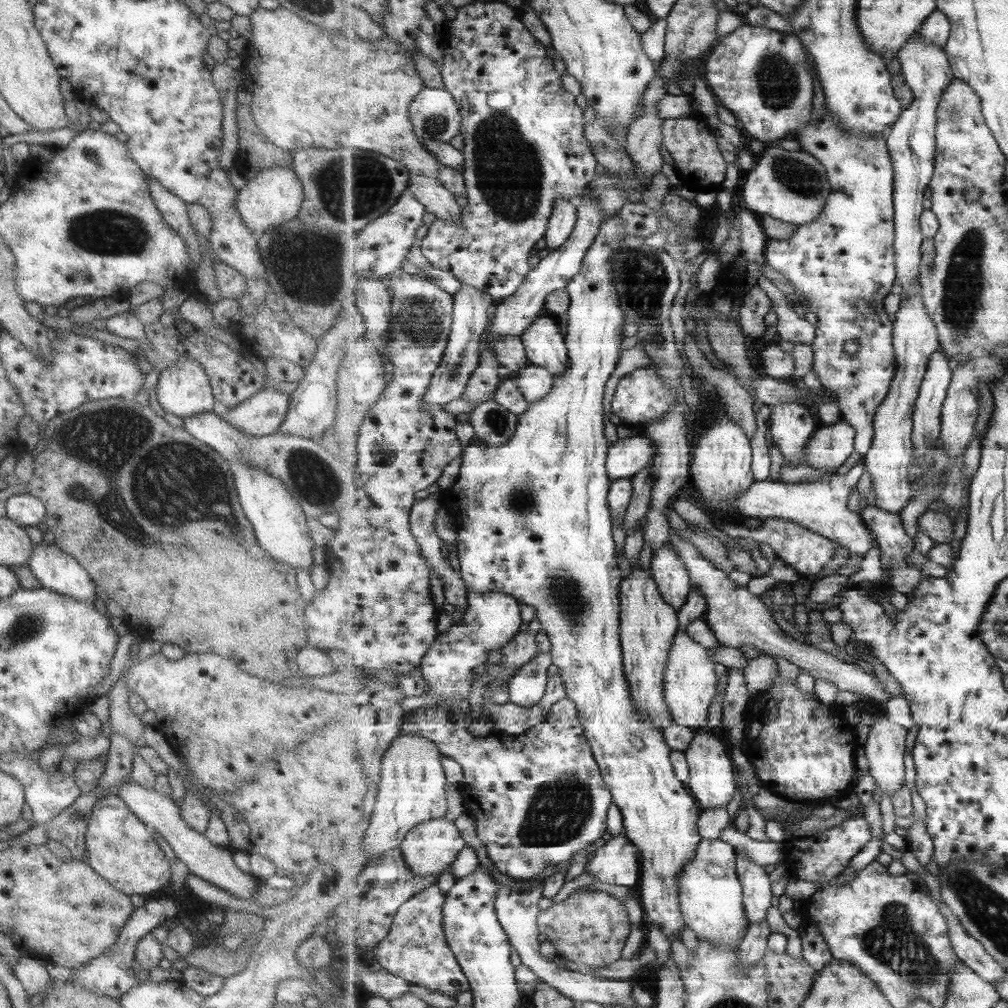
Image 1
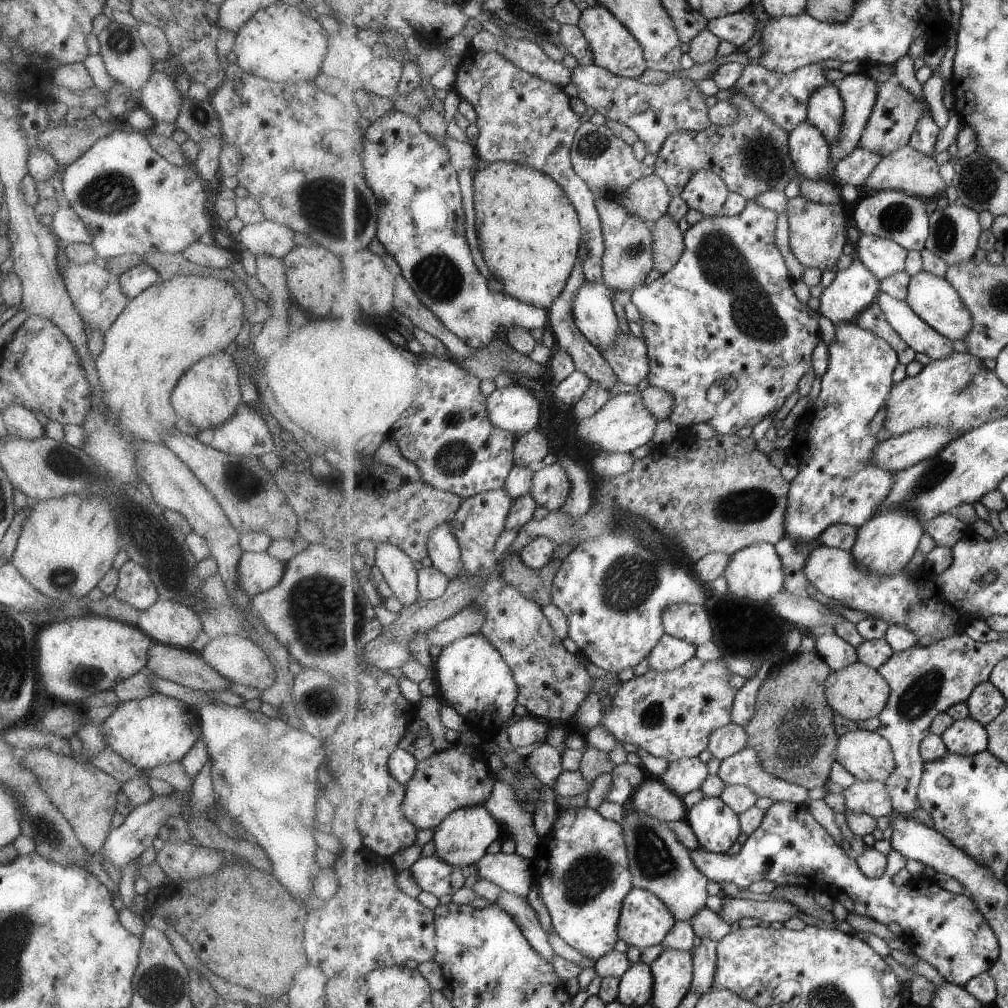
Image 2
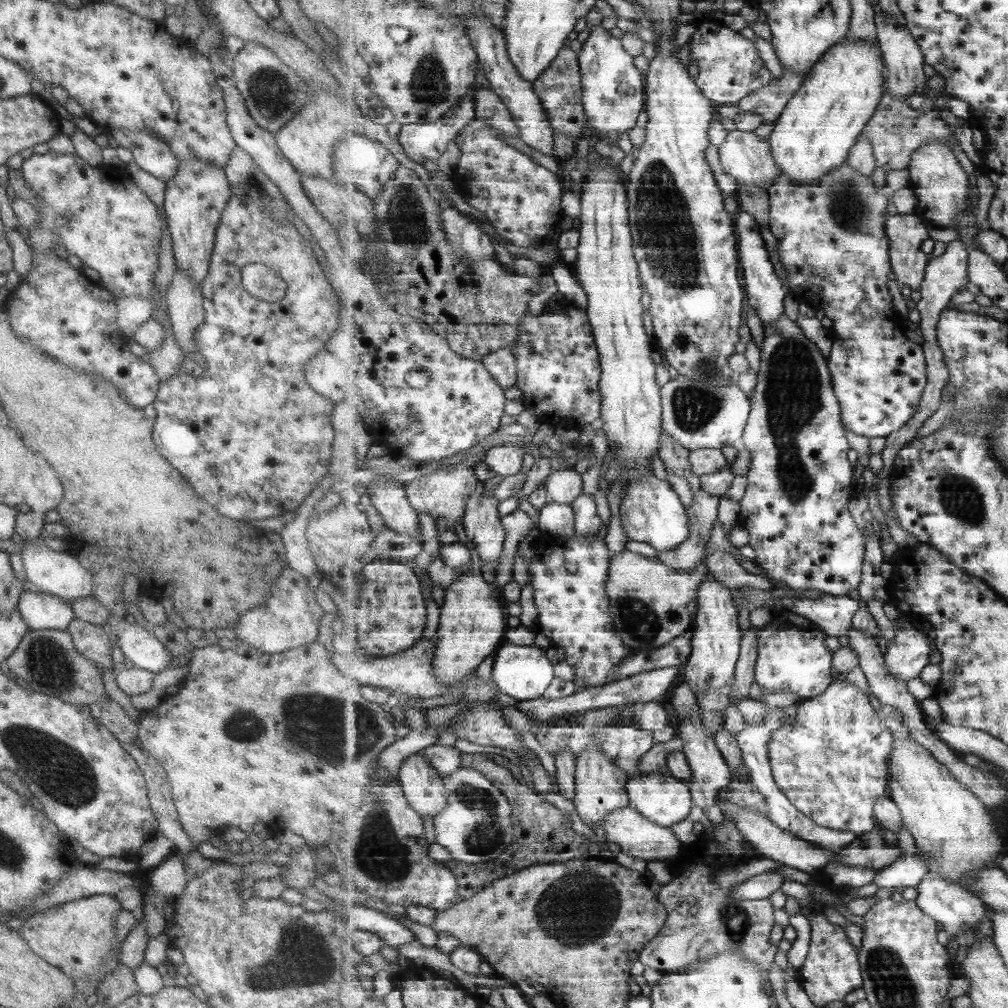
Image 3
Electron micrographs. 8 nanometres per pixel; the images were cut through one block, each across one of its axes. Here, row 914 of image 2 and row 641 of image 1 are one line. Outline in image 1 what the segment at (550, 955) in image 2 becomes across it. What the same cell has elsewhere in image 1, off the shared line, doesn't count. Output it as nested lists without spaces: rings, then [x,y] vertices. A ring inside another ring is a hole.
[[[521,631],[505,648],[501,650],[503,667],[523,667],[539,654],[536,632]]]

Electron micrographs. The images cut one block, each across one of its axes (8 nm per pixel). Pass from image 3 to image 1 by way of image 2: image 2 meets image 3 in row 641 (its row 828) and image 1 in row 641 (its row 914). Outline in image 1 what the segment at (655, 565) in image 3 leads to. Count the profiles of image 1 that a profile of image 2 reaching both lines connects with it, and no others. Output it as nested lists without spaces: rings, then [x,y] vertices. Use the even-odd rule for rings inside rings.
[[[679,630],[665,671],[665,696],[676,724],[696,731],[707,726],[709,708],[717,696],[717,674],[710,650]]]

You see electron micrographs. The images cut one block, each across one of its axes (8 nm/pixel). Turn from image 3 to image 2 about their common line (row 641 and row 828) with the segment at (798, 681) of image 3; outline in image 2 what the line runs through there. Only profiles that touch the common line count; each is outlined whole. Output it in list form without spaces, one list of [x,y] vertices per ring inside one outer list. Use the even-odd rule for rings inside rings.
[[[789,800],[775,802],[767,810],[761,826],[751,836],[743,838],[741,842],[742,848],[736,856],[709,852],[704,848],[691,850],[691,854],[701,872],[710,881],[717,882],[719,885],[737,884],[747,889],[757,880],[769,880],[779,886],[803,886],[813,891],[829,892],[848,912],[853,914],[867,916],[877,923],[886,925],[897,922],[903,929],[902,937],[910,942],[911,950],[921,960],[925,960],[927,964],[939,970],[947,983],[963,987],[969,980],[988,972],[1000,957],[1000,939],[997,938],[996,931],[985,918],[984,912],[977,908],[977,904],[967,894],[954,894],[927,878],[911,880],[905,885],[897,886],[893,882],[893,876],[907,866],[908,858],[895,850],[888,854],[885,876],[869,878],[857,864],[857,856],[852,851],[839,846],[837,840],[813,818],[805,804],[797,804]]]

